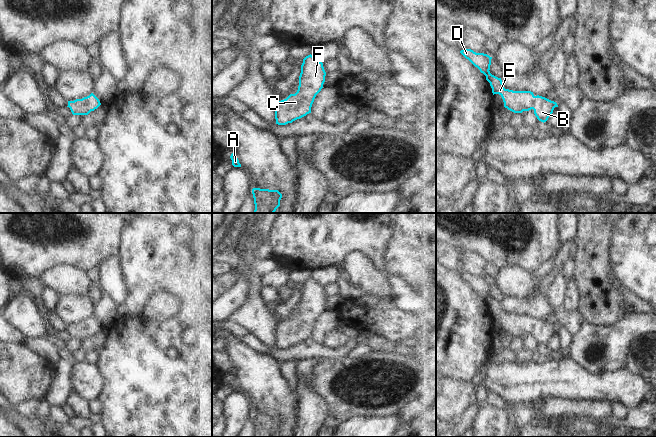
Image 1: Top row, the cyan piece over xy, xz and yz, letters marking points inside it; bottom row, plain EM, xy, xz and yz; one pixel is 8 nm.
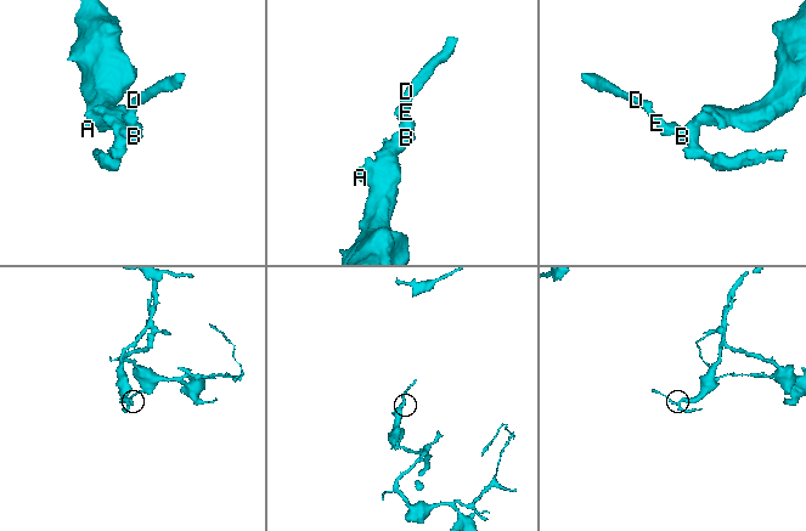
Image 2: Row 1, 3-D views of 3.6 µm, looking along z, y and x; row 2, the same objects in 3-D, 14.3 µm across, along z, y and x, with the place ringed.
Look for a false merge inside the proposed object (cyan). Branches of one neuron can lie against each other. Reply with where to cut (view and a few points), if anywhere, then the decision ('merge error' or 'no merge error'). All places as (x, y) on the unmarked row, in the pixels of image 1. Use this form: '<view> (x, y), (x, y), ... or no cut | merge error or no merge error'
no cut | no merge error

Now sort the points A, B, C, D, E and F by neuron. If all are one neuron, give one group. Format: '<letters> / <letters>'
A B C D E F

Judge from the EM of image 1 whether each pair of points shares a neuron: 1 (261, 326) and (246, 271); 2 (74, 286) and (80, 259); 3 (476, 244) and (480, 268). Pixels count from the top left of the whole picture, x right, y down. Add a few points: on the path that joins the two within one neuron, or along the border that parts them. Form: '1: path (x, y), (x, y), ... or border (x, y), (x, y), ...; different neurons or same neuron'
1: path (253, 312), (253, 285); same neuron
2: border (55, 265), (72, 265), (85, 272); different neurons
3: border (464, 251), (477, 253), (488, 262); different neurons

